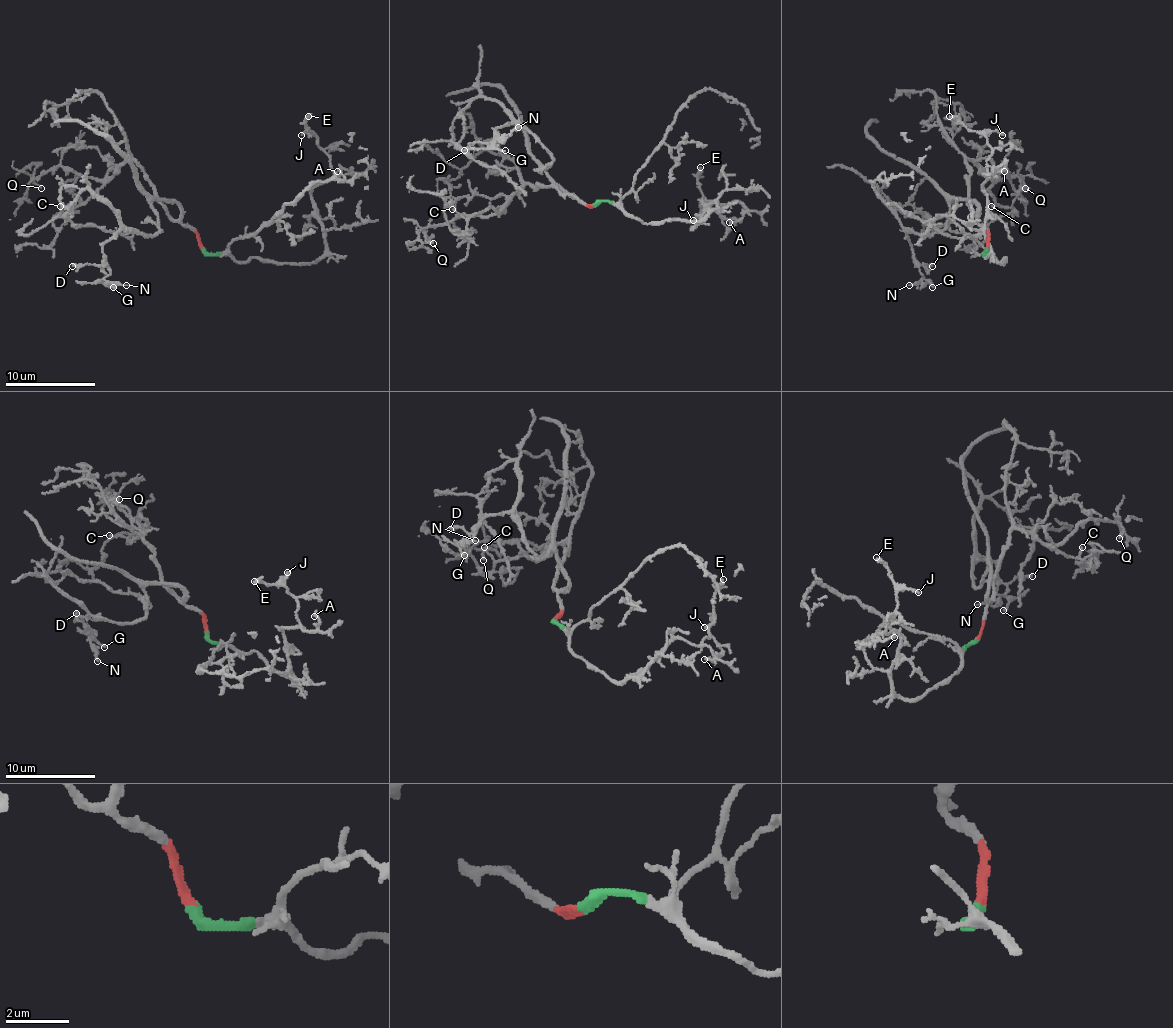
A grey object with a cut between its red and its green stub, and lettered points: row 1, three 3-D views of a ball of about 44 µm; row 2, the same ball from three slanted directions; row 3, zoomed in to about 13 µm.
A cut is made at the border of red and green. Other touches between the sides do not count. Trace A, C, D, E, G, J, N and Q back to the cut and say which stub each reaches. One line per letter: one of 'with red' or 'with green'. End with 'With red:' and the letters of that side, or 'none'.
A: with green
C: with red
D: with red
E: with green
G: with red
J: with green
N: with red
Q: with red
With red: C, D, G, N, Q

